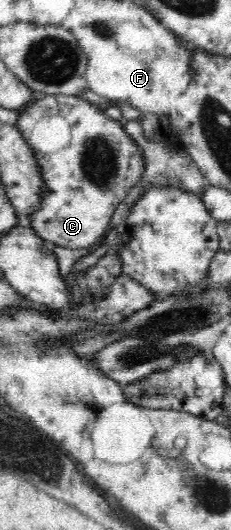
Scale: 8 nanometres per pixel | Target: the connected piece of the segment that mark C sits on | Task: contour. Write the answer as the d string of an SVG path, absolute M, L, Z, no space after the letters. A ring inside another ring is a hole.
M46 95L43 99L34 100L24 109L17 120L16 126L33 127L33 119L41 121L50 114L64 117L71 127L71 139L67 147L53 154L38 157L38 166L44 181L42 200L38 208L30 215L31 228L51 246L83 249L93 245L106 231L117 205L142 178L145 162L139 144L133 140L124 125L117 119L105 114L105 109L79 96Z

